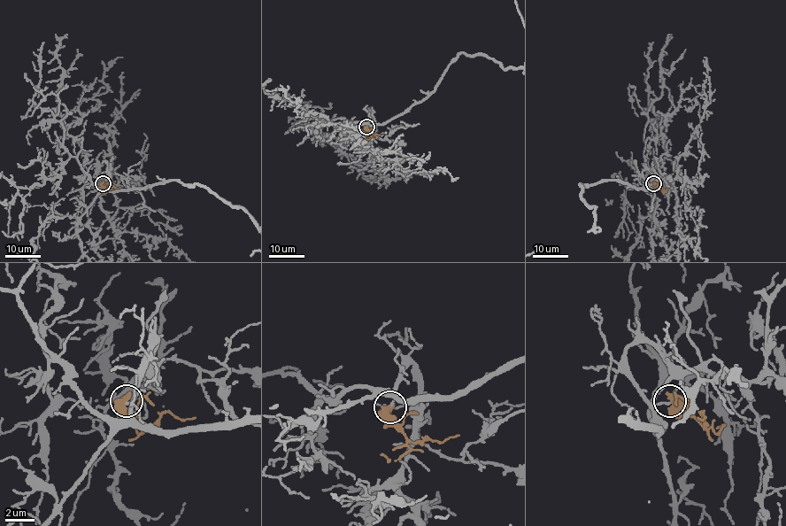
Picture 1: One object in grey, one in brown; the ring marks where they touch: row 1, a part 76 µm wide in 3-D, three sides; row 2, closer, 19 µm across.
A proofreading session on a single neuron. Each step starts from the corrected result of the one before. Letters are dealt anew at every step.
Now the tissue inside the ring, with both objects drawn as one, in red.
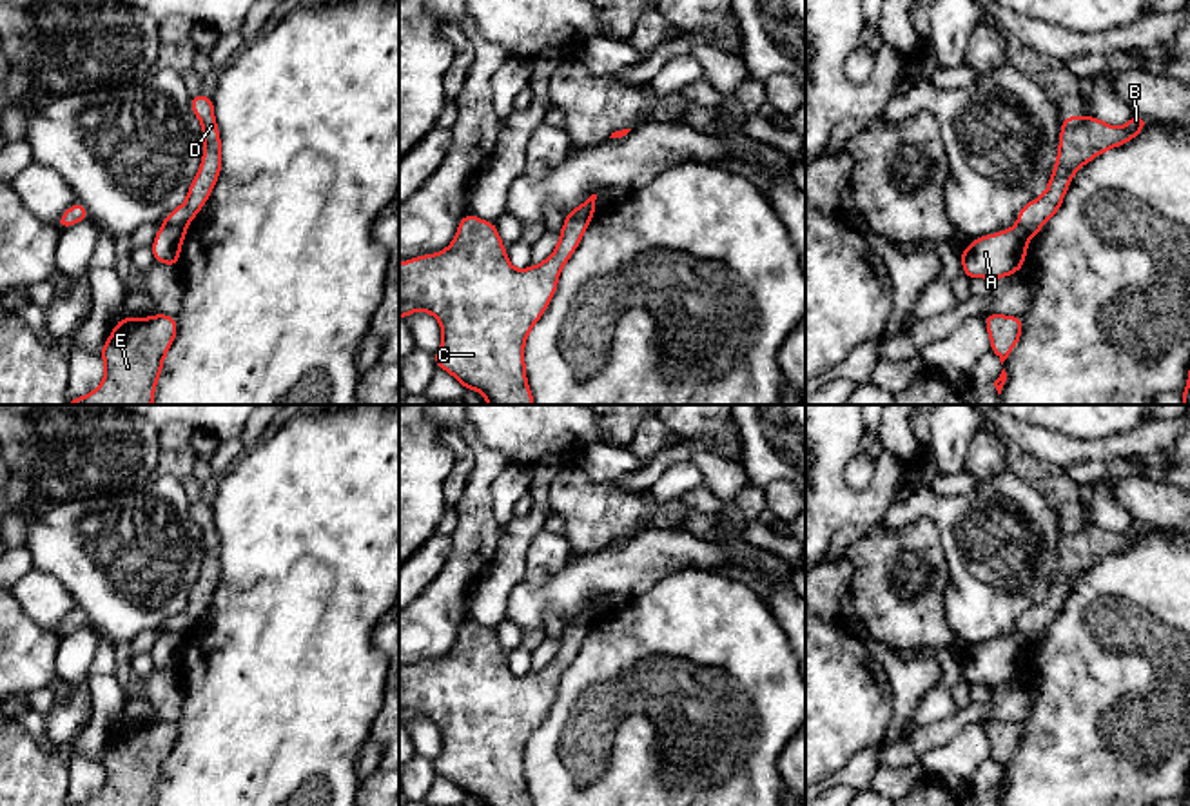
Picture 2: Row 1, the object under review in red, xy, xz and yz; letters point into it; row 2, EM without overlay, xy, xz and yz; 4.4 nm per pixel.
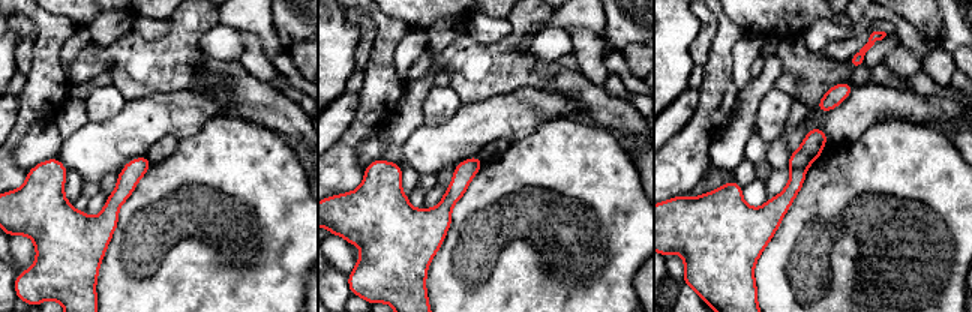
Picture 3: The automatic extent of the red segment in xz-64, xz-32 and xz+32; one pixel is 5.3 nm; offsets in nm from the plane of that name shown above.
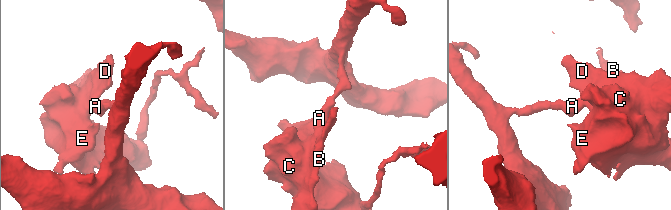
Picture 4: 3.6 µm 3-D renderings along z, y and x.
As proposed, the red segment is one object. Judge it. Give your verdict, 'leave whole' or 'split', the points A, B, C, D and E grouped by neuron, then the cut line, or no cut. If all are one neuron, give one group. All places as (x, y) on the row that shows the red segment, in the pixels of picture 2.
split | A / B C D E | xy (162, 226), (185, 227)

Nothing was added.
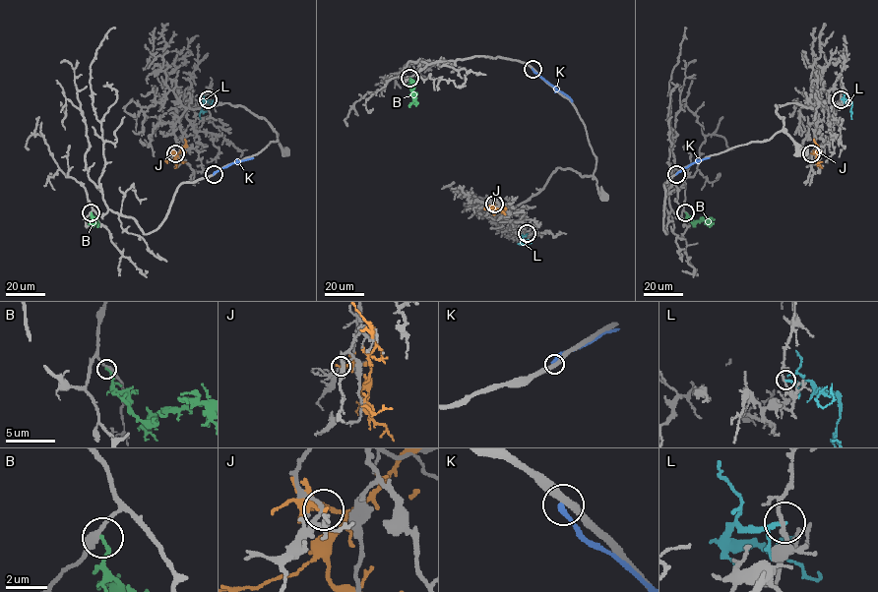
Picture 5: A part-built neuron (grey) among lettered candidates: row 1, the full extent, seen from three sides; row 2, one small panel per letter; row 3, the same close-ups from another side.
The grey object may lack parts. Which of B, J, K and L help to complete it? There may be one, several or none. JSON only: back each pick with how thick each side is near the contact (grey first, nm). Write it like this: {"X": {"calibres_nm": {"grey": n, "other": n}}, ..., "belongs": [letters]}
{"belongs": []}

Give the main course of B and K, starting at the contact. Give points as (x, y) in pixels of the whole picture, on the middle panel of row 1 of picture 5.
B: (410, 78), (414, 99), (409, 107)
K: (533, 69), (572, 101)

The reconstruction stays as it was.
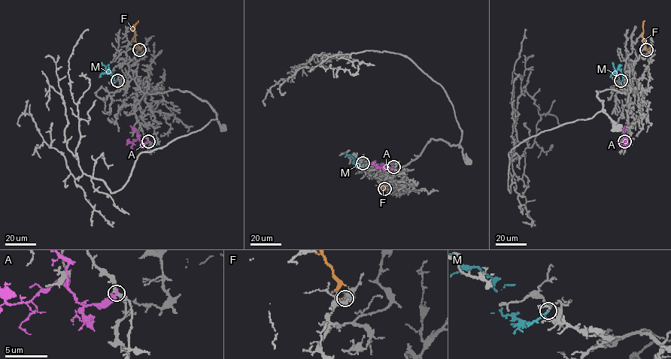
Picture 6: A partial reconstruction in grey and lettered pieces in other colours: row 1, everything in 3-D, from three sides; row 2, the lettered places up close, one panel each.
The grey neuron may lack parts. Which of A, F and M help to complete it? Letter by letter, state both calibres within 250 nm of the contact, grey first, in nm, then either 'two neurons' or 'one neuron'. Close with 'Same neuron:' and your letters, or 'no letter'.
A: calibres 260 and 280 nm; two neurons
F: calibres 110 and 110 nm; two neurons
M: calibres 150 and 190 nm; one neuron
Same neuron: M

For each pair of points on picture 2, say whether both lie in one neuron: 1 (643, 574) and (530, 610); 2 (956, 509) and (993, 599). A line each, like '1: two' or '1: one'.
1: one
2: one

